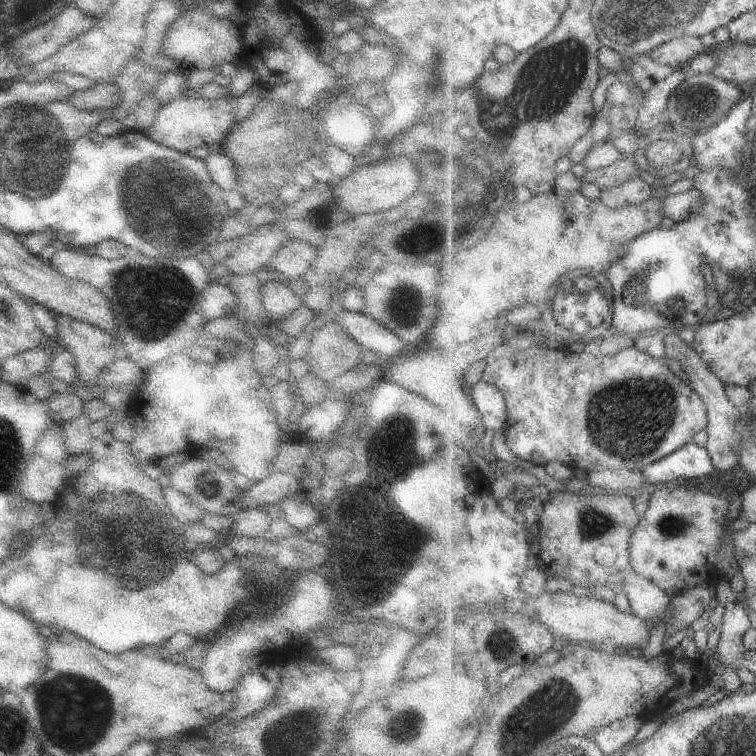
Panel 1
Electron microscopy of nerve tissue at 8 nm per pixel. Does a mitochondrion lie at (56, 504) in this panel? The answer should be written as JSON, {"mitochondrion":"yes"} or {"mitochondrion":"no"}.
{"mitochondrion":"no"}

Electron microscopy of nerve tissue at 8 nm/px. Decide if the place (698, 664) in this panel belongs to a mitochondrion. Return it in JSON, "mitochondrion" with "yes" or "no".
{"mitochondrion":"no"}

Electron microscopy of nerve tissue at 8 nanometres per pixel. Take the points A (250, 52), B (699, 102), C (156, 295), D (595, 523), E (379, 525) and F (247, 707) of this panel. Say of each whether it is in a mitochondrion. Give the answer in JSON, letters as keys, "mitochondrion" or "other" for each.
{"A":"other","B":"mitochondrion","C":"mitochondrion","D":"mitochondrion","E":"mitochondrion","F":"other"}

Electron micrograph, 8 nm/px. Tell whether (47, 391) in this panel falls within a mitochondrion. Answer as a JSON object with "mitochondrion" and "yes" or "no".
{"mitochondrion":"no"}

